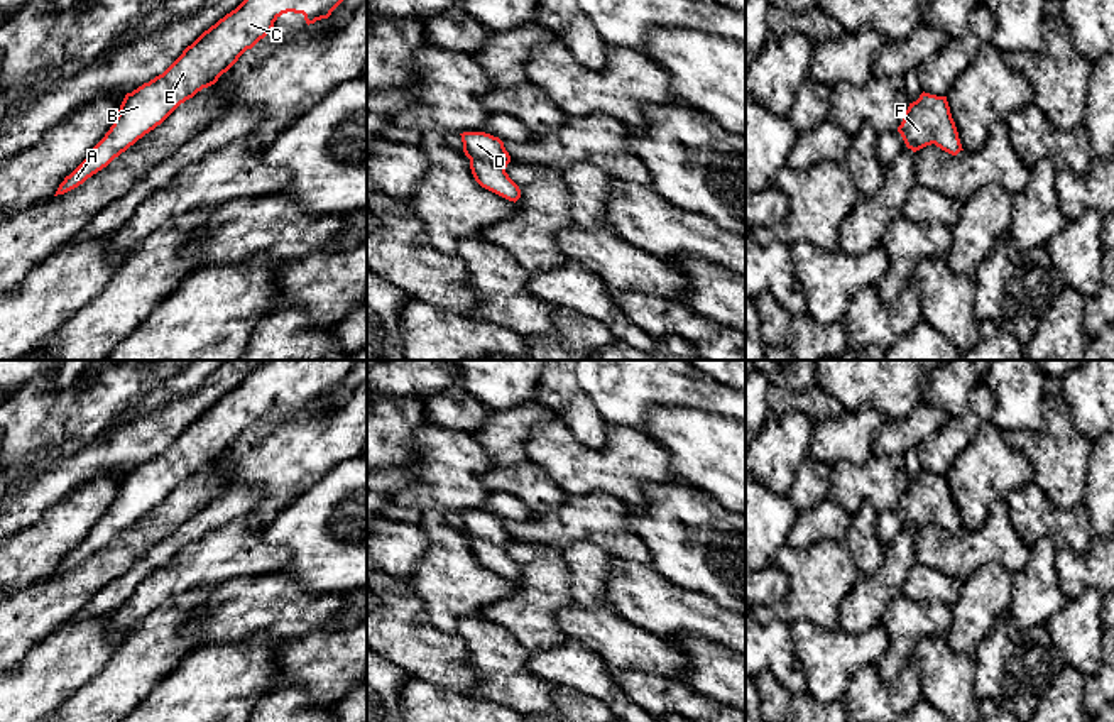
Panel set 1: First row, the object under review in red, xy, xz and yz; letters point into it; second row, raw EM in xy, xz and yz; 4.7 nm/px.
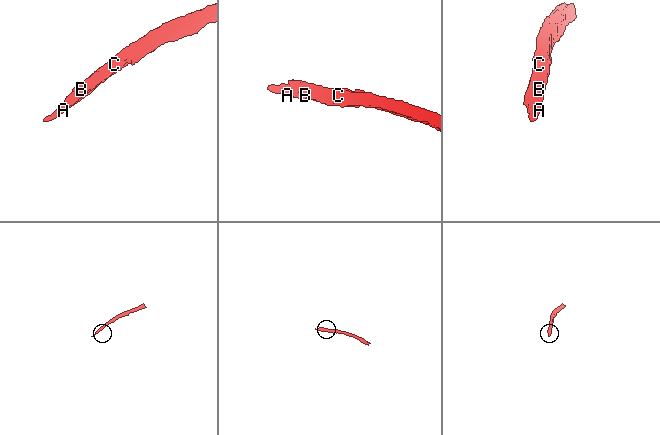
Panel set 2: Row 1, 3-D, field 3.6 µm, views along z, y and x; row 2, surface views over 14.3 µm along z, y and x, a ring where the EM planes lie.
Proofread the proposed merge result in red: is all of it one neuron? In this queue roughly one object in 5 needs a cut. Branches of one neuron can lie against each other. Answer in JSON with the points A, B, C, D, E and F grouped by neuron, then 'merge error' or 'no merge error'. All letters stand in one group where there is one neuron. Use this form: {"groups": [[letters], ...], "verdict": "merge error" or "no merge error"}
{"groups": [["A", "B", "C", "D", "E", "F"]], "verdict": "no merge error"}

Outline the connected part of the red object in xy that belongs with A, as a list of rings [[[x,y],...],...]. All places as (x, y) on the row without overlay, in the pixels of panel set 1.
[[[264,360],[235,389],[188,424],[162,453],[125,473],[110,509],[64,556],[54,575],[83,563],[161,504],[181,482],[215,463],[247,428],[272,409],[282,392],[303,392],[308,404],[328,397],[353,362]]]

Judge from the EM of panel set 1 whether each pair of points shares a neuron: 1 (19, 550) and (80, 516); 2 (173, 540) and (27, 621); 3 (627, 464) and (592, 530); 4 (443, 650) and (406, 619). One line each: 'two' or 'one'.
1: one
2: two
3: two
4: one

